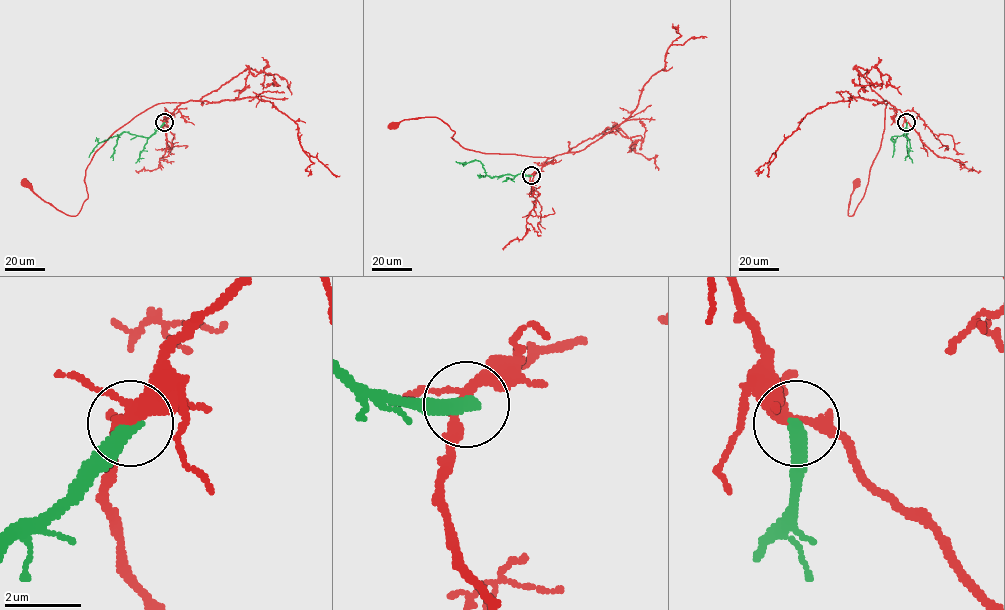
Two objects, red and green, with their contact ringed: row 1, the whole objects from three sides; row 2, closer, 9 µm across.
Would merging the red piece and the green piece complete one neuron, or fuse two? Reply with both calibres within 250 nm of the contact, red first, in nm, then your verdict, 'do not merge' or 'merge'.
240 nm thick on the red side, 400 nm on the other; do not merge

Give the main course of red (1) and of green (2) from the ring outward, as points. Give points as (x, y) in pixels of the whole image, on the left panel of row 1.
1: (164, 122), (179, 102), (147, 108), (99, 149), (86, 170), (88, 198), (76, 215), (56, 209), (24, 183)
2: (164, 122), (148, 137), (123, 132), (104, 140), (89, 157)

